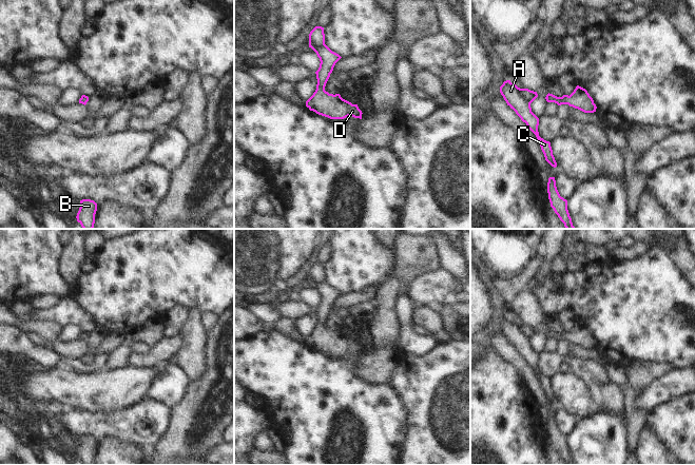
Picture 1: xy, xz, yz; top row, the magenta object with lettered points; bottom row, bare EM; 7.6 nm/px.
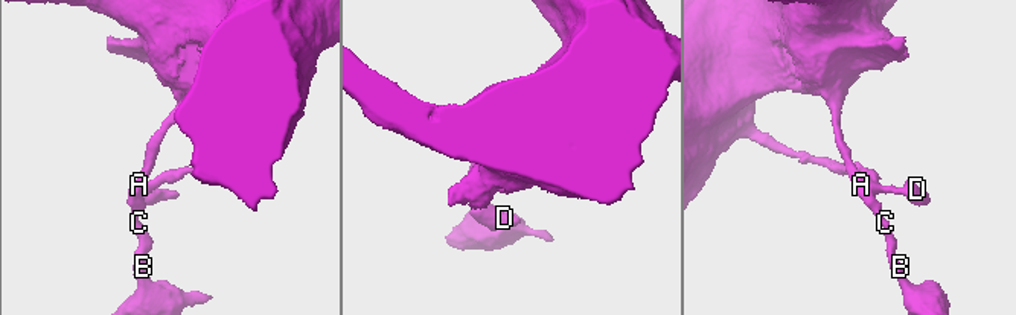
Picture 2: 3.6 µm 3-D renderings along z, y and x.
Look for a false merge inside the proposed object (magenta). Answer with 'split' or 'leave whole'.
leave whole

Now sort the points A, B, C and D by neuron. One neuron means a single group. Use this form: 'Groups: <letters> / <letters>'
Groups: A B C D

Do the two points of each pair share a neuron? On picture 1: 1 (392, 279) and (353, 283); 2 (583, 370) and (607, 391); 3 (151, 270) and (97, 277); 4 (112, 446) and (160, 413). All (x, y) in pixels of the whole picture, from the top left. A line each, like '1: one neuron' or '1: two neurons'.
1: two neurons
2: two neurons
3: one neuron
4: two neurons

